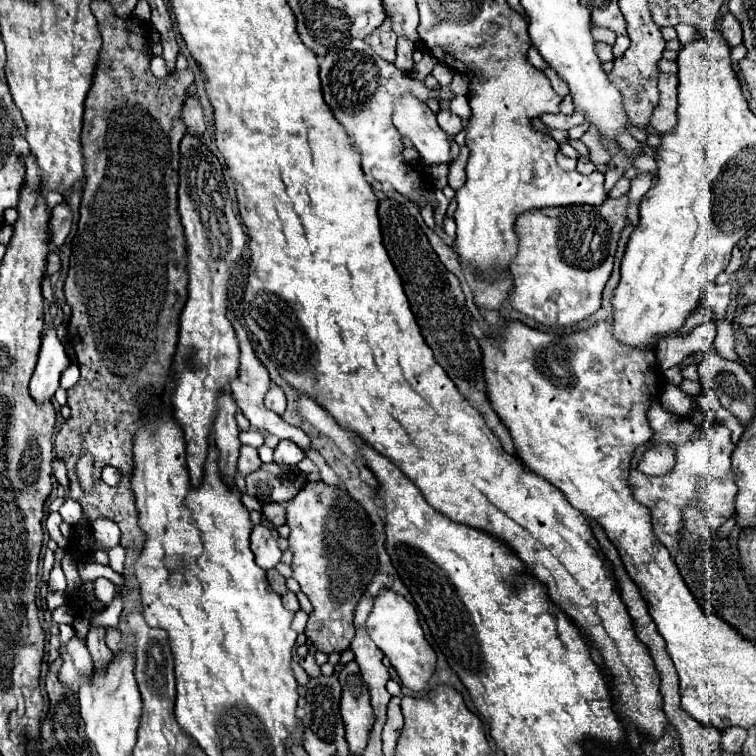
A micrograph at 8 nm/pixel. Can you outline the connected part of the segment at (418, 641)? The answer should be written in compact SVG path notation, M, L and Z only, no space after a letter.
M383 590L383 594L379 592L373 600L373 610L367 618L367 632L369 638L377 644L377 648L389 658L391 666L397 670L401 684L415 692L423 690L427 680L435 672L435 652L423 636L415 608L393 590Z

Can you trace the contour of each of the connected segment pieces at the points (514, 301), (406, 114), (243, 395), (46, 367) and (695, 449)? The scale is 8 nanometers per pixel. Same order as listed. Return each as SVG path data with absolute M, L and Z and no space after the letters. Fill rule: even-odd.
M627 196L613 200L607 198L601 206L553 206L541 210L523 212L515 222L517 232L517 256L513 258L509 272L513 276L513 292L509 302L521 314L545 324L545 326L573 326L585 320L601 308L601 290L605 288L611 270L617 240L627 224Z
M405 94L395 100L393 126L401 136L413 142L427 166L451 162L447 134L439 128L435 114L427 104L417 100L413 94Z
M229 304L227 316L229 316L229 320L233 322L233 328L235 328L235 334L237 334L237 340L239 340L239 350L241 350L241 356L239 356L239 362L241 362L241 364L239 364L239 374L237 374L237 380L233 380L233 384L231 384L231 388L233 388L233 398L235 398L237 406L239 406L241 412L249 418L251 426L255 426L255 428L259 428L259 430L265 430L265 432L269 432L269 434L275 434L275 436L279 436L279 438L287 438L287 440L299 444L299 446L305 450L307 446L311 446L307 434L305 434L303 430L299 430L299 428L295 428L295 426L291 426L291 424L287 424L285 420L281 420L281 416L277 416L275 412L271 412L271 410L265 408L263 396L265 396L265 392L269 390L269 384L271 384L269 374L267 374L265 366L257 360L255 350L253 350L253 346L251 346L251 342L249 342L249 336L247 336L247 332L245 332L245 328L237 322L237 318L235 318L233 310L231 310L231 304Z
M45 328L41 336L39 362L29 382L29 390L35 402L53 400L53 394L59 388L59 376L69 364L69 356L65 354L61 340L57 338L57 330Z
M653 402L651 410L647 412L649 424L655 430L653 442L655 444L665 444L665 442L675 442L677 444L677 466L673 472L665 476L645 476L637 470L637 462L641 460L643 452L647 446L639 446L633 454L631 460L631 474L629 474L629 488L633 492L633 498L647 506L651 510L651 522L653 522L653 532L661 544L665 544L669 550L675 550L681 540L681 528L683 528L683 504L693 500L697 494L699 478L703 476L709 480L709 504L701 502L701 508L709 520L713 520L713 530L717 530L731 514L733 514L733 500L737 494L737 484L733 480L733 470L731 470L731 452L735 444L731 442L731 432L715 424L711 436L705 436L701 440L691 440L691 434L697 430L687 418L683 416L673 416L671 412L663 410L659 402Z

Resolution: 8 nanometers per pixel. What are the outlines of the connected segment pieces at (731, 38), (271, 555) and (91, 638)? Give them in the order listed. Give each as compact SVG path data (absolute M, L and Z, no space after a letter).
M725 14L725 16L721 18L721 28L719 28L719 30L721 30L721 36L723 36L731 46L741 44L743 32L733 14Z
M255 526L251 534L251 552L255 554L255 562L263 570L273 570L281 560L281 550L277 548L277 540L271 536L269 528Z
M89 626L89 632L87 632L87 648L93 656L95 666L105 664L113 654L105 644L105 632L107 632L105 626Z

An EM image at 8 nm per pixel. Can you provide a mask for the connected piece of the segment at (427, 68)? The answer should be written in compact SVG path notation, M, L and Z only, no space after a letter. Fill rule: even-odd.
M423 50L423 60L411 68L409 76L413 76L413 80L425 80L431 74L435 64L437 64L437 58L429 50Z

